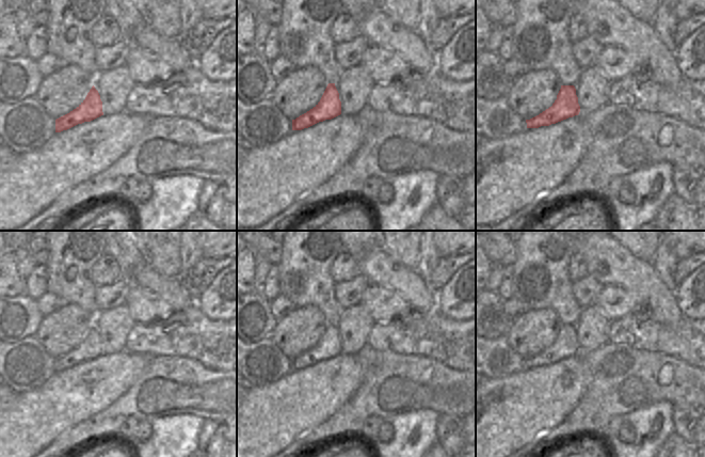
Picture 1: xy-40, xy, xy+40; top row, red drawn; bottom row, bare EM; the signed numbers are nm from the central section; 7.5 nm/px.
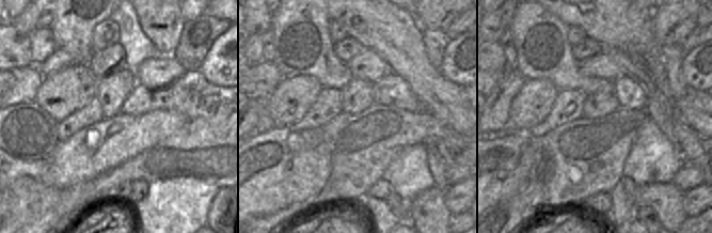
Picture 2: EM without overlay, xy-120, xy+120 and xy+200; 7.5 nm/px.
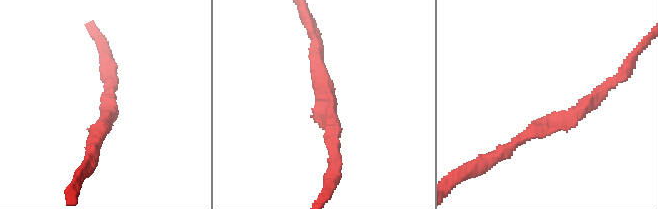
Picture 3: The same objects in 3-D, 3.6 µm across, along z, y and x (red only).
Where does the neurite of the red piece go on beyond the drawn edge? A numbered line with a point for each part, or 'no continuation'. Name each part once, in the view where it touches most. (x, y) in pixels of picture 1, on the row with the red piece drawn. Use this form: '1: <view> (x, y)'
no continuation.

